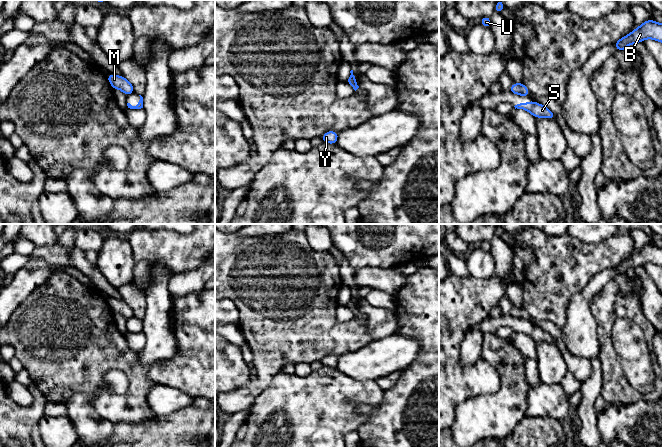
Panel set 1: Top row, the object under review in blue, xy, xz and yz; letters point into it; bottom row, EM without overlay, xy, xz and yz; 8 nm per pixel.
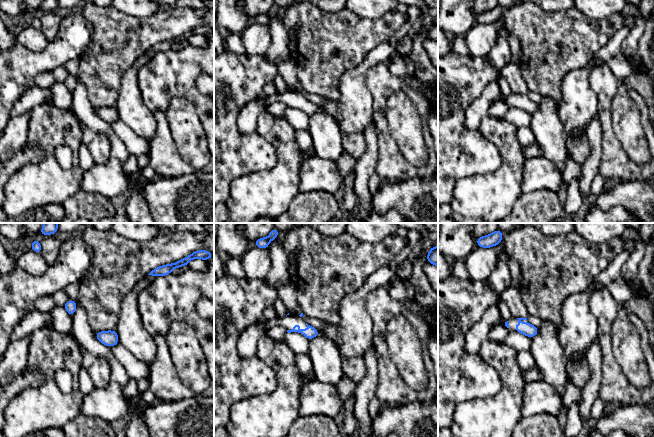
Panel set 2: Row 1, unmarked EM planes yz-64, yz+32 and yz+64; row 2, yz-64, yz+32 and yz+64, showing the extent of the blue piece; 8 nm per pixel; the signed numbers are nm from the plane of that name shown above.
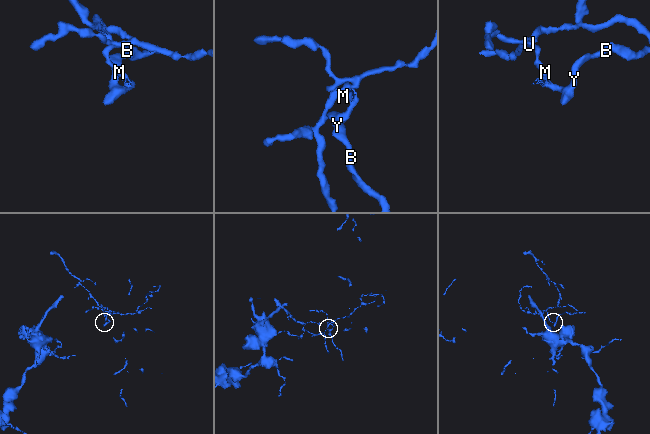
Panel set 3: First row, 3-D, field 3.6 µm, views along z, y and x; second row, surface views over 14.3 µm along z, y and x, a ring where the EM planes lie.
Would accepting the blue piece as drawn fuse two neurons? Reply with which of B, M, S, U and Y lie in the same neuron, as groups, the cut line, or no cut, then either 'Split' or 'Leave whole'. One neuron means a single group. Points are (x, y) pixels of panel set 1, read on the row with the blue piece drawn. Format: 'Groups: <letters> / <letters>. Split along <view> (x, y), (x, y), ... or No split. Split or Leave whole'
Groups: B S Y / M U. Split along yz (522, 94), (526, 96). Split

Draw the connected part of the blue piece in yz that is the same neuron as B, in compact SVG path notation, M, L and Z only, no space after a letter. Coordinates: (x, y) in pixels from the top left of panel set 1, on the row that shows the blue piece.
M652 19L647 20L637 29L616 41L614 44L617 51L624 51L628 45L636 44L638 42L644 41L647 38L651 38L662 43L662 24L657 23Z

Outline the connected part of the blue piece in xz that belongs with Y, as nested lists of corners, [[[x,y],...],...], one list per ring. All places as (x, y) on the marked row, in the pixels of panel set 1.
[[[328,131],[321,137],[323,142],[330,143],[330,144],[336,144],[338,139],[338,132],[336,131]]]

